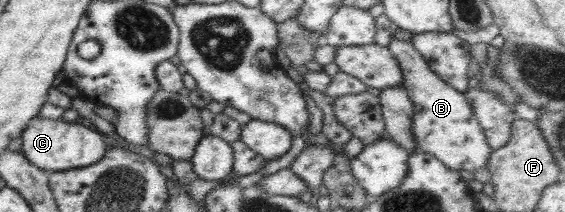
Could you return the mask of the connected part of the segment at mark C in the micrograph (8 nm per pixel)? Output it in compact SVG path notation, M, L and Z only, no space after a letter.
M38 114L24 128L21 135L21 154L36 167L47 172L62 171L68 168L86 167L102 159L109 144L109 138L98 130L82 126L80 121L75 123L65 120L46 119Z

